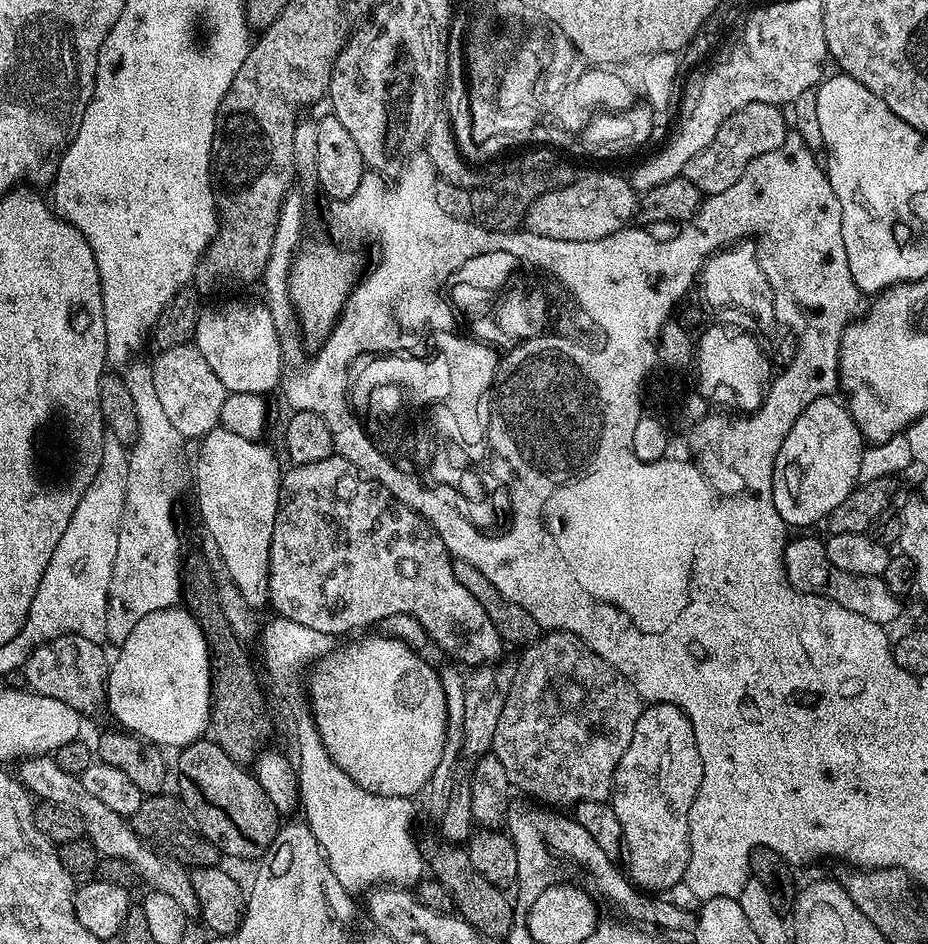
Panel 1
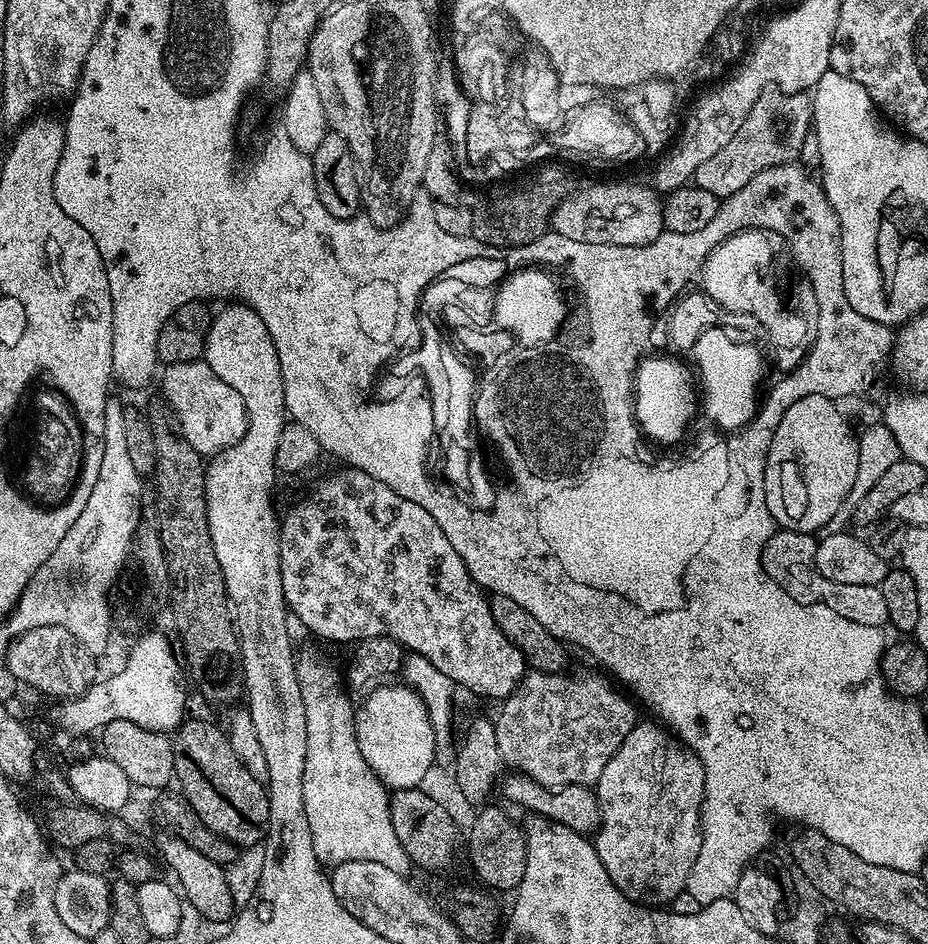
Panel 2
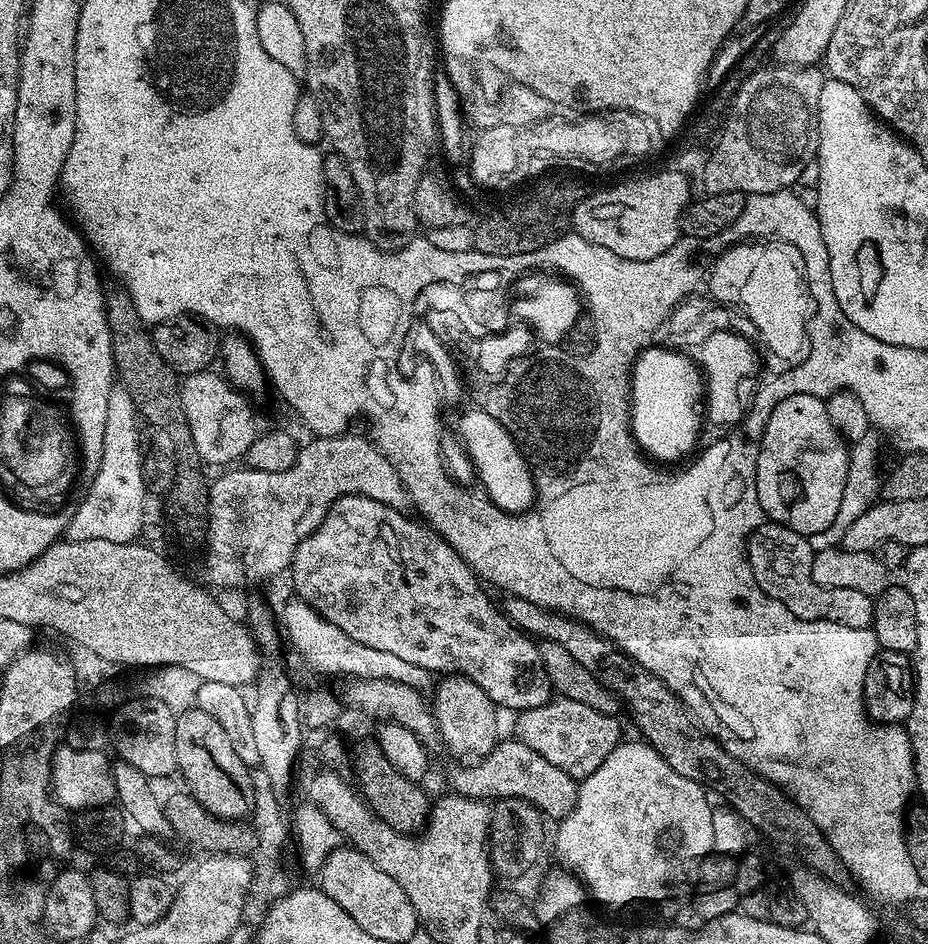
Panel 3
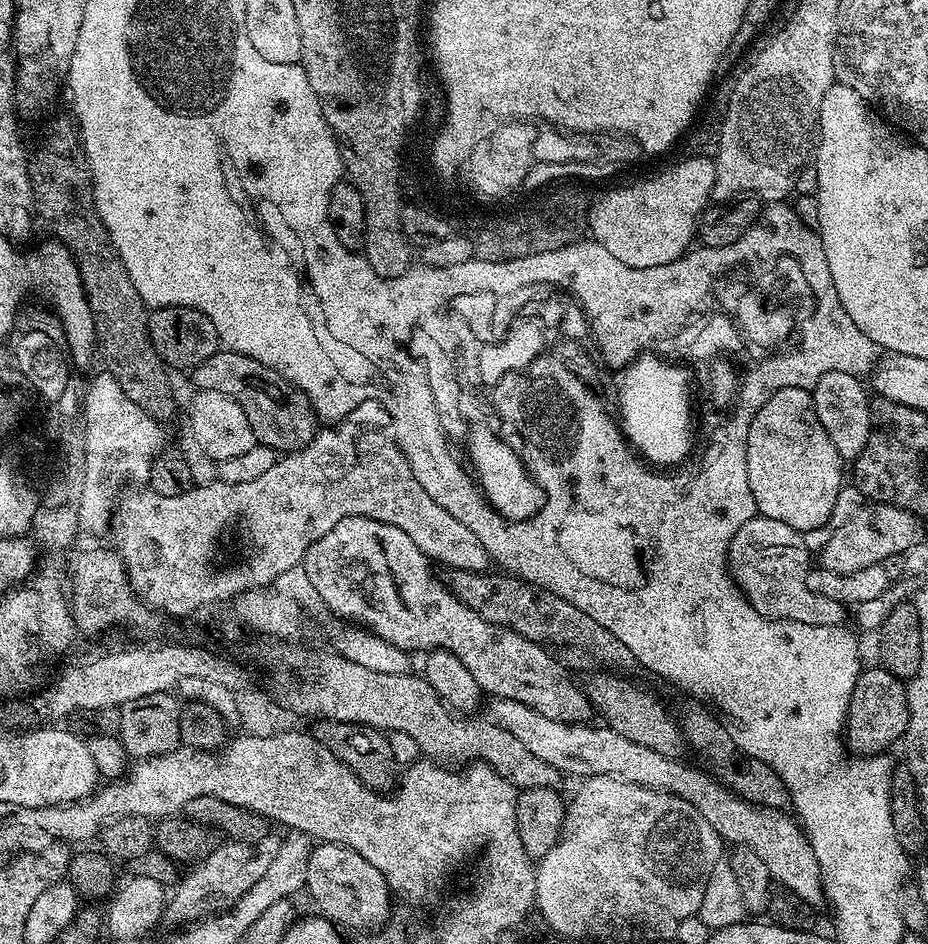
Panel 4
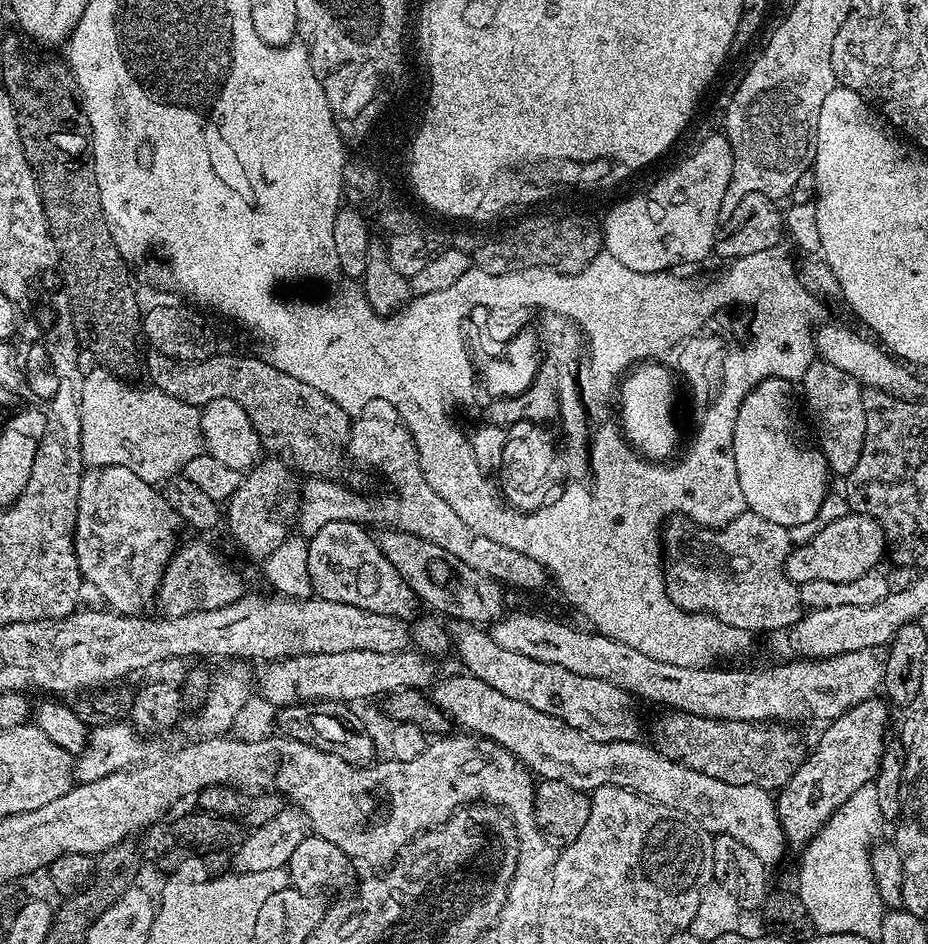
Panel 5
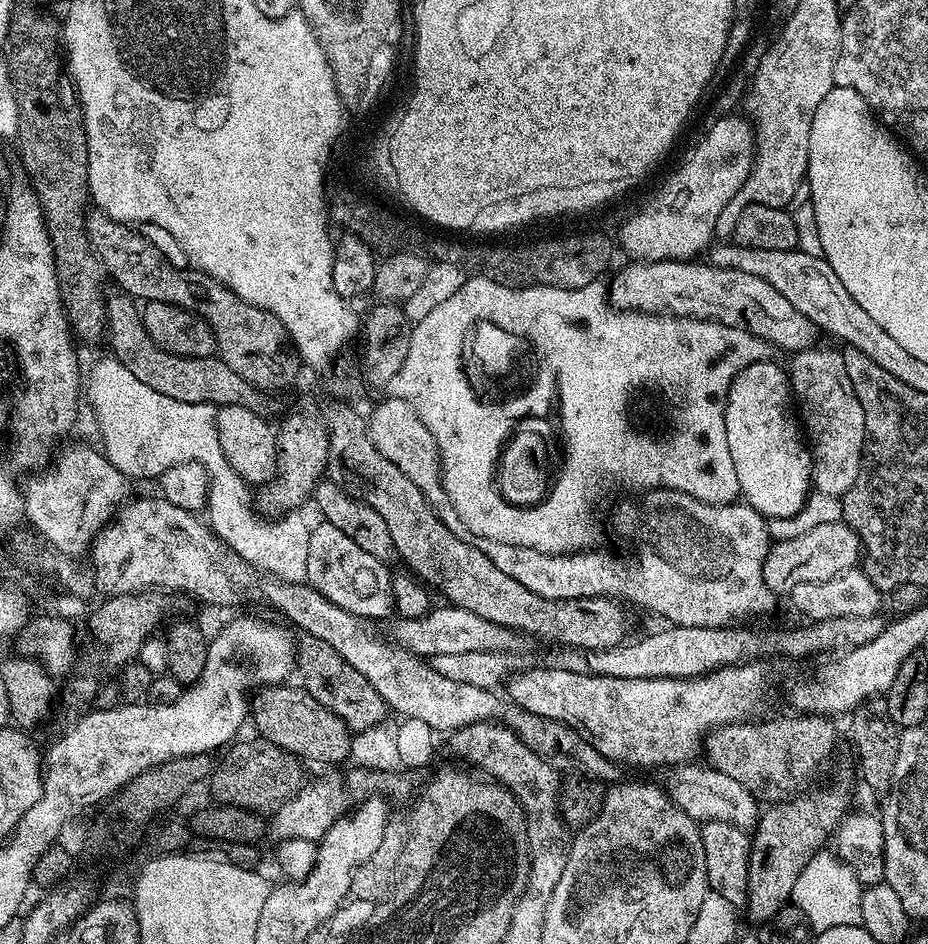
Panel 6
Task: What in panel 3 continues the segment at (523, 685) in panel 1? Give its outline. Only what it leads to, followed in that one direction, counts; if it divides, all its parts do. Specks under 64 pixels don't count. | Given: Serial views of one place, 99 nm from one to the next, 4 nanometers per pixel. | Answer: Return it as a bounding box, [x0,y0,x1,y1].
[515,695,622,782]

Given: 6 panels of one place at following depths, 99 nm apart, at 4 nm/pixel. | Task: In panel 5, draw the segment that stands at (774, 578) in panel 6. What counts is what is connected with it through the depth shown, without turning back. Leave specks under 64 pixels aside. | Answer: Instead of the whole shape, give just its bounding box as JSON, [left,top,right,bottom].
[784,511,886,586]

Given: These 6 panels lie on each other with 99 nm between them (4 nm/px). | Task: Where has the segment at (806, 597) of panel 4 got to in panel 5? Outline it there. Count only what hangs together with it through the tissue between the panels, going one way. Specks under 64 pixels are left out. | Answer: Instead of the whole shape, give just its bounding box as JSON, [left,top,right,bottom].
[662,510,806,634]

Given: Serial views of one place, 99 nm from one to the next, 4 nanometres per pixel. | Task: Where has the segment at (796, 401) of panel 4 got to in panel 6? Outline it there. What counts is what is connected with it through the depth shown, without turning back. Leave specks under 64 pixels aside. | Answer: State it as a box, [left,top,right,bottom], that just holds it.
[724,359,814,520]

